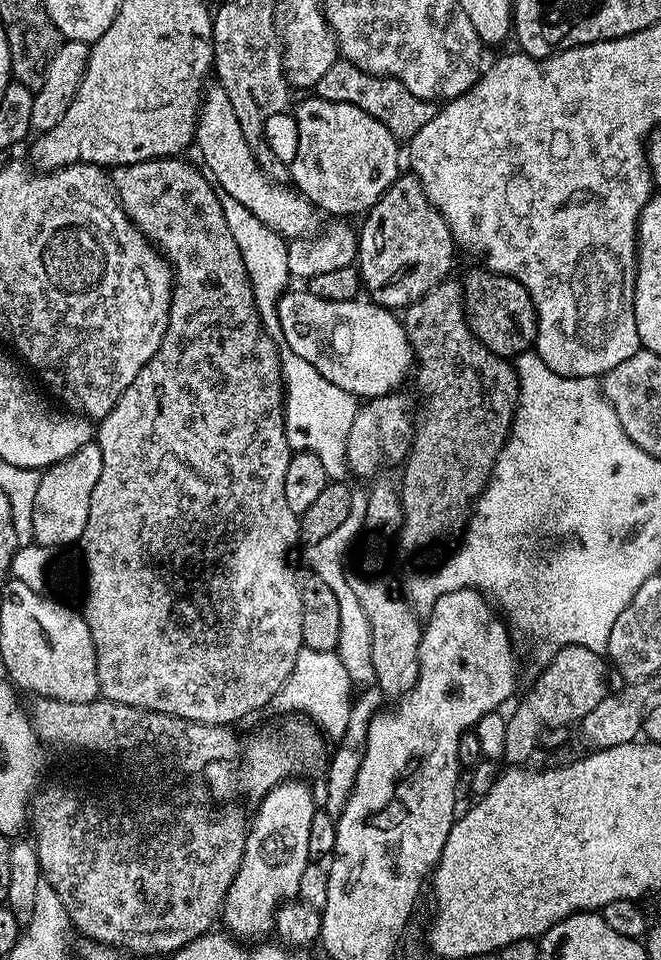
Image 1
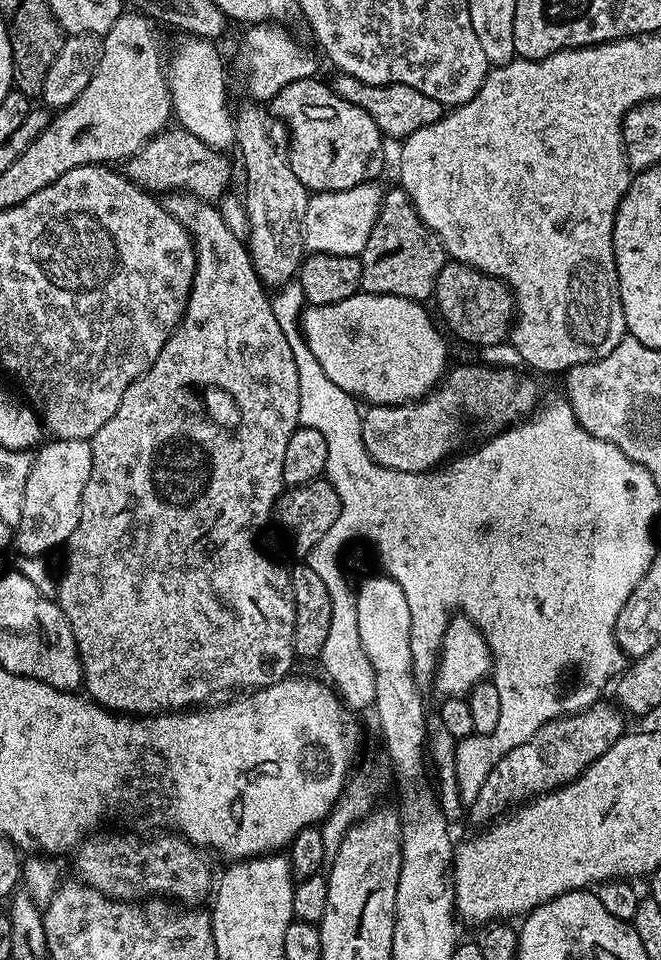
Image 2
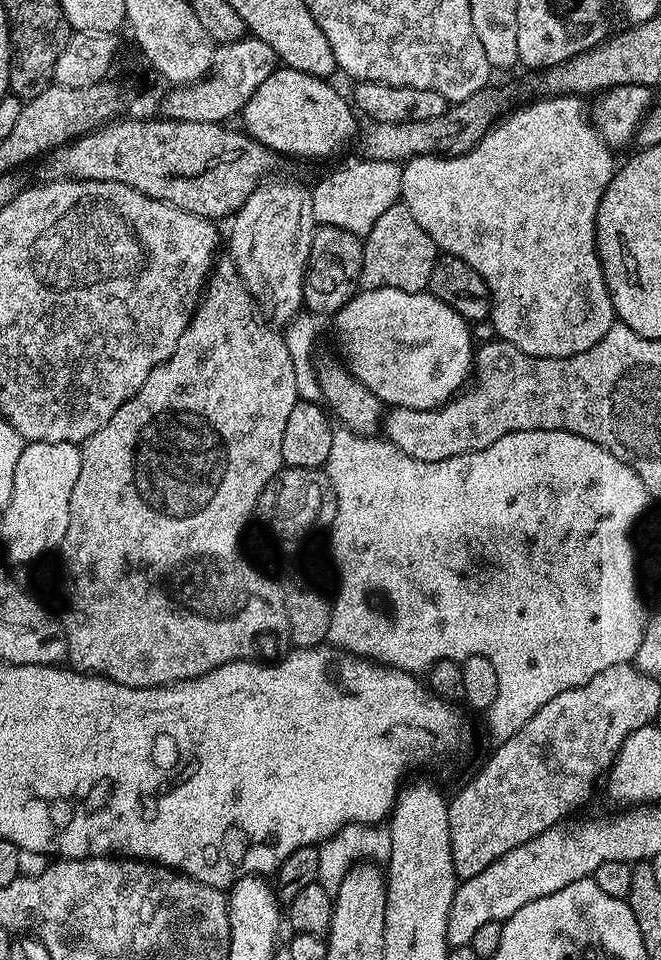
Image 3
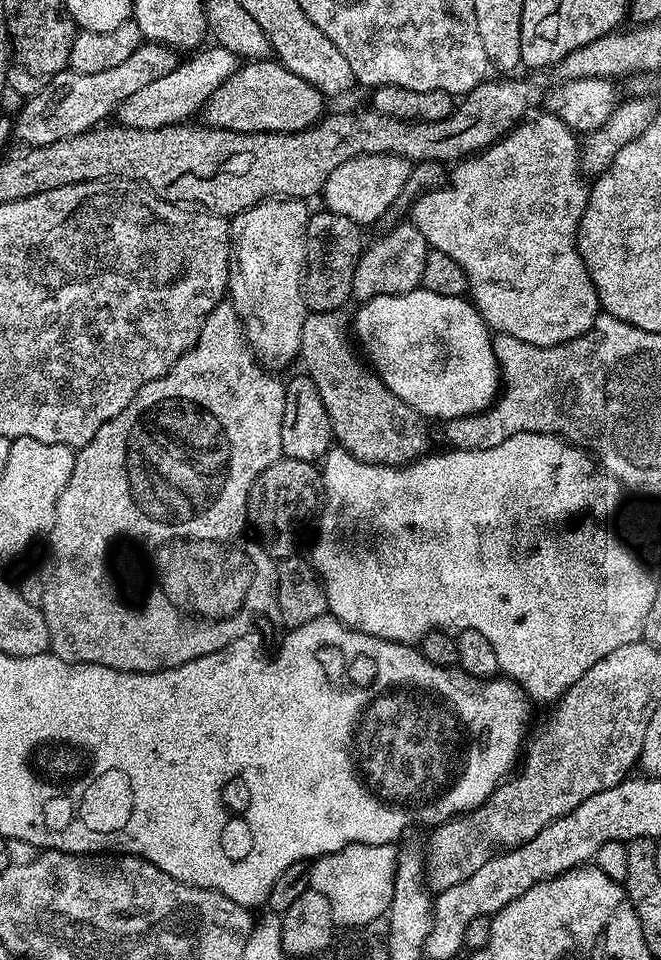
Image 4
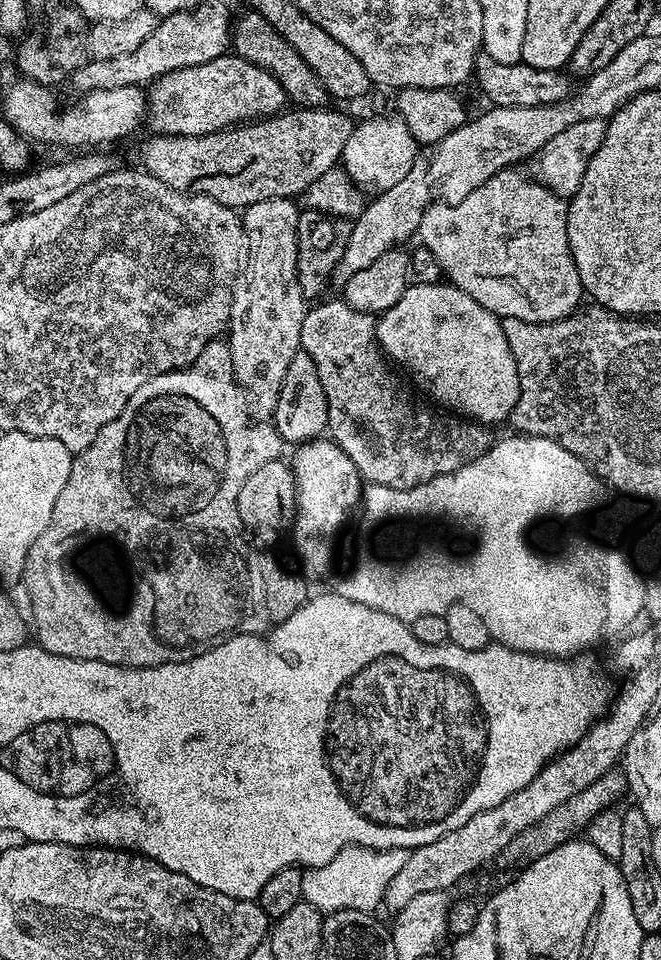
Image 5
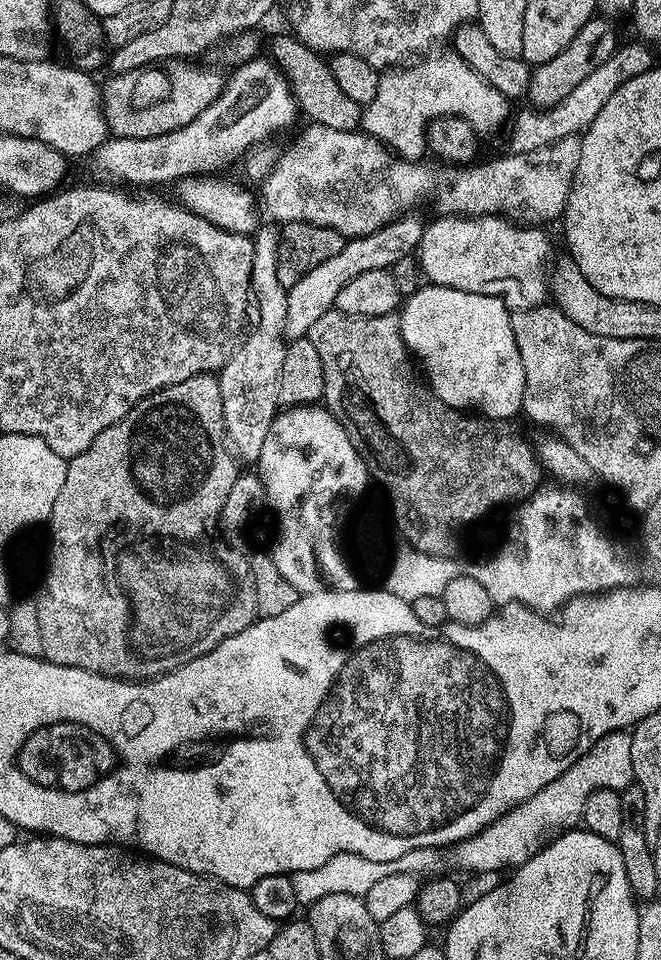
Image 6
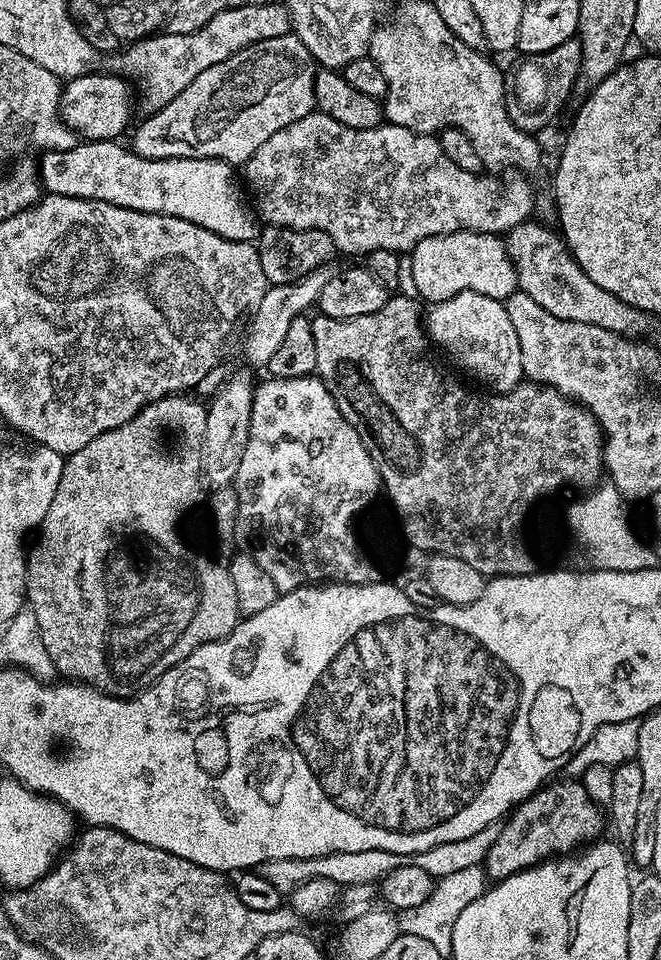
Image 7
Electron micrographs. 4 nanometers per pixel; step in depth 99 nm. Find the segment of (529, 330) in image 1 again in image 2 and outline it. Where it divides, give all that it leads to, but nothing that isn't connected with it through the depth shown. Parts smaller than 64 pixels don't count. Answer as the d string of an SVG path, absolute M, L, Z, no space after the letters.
M449 259L438 272L432 295L449 328L464 342L478 348L505 343L515 320L515 300L504 280L488 275L466 263Z

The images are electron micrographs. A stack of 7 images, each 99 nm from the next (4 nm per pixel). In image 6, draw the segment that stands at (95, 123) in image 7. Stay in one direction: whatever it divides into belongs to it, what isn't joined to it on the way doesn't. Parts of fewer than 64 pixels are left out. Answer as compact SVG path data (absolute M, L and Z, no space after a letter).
M184 58L165 60L163 63L147 64L145 68L118 72L109 75L108 85L102 88L102 103L104 105L104 117L108 123L108 131L112 136L122 138L154 138L158 134L168 134L170 130L176 130L198 118L214 98L224 88L225 73L220 73L216 68L199 68L196 62L189 62Z

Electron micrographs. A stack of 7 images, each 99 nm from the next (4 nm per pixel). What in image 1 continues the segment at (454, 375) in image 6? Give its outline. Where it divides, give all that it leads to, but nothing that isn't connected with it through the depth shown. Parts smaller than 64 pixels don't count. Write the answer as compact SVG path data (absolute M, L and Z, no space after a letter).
M289 290L280 297L276 307L276 322L278 332L284 335L284 344L298 358L306 358L322 378L334 382L334 386L342 386L357 398L371 398L386 396L401 387L404 379L409 379L414 368L412 347L404 329L404 321L391 308L383 308L380 304L373 304L364 298L347 300L346 302L330 302L326 298L318 298L307 290L295 292Z

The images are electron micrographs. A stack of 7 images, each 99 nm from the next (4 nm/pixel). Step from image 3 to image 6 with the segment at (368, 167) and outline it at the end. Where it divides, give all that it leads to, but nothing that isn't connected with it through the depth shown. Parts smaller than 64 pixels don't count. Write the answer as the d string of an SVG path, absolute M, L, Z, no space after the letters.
M455 51L439 52L432 54L437 56L424 58L429 60L421 64L412 64L397 72L385 71L374 102L362 108L363 131L404 160L420 160L425 155L426 129L429 121L438 116L466 118L477 134L492 132L499 124L507 125L510 120L509 97L494 90L494 86L490 86L490 82L479 76Z

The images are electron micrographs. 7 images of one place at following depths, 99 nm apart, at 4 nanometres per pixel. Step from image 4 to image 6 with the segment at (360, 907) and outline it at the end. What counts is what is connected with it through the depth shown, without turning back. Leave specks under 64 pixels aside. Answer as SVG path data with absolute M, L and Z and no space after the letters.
M419 848L418 850L407 851L402 858L392 859L390 862L374 862L372 859L362 858L361 855L340 852L329 862L323 863L314 870L304 870L291 873L294 892L302 906L313 904L319 898L328 894L354 894L363 897L370 888L378 882L378 879L386 878L387 875L408 873L421 874L426 870L434 869L441 853L435 848Z

